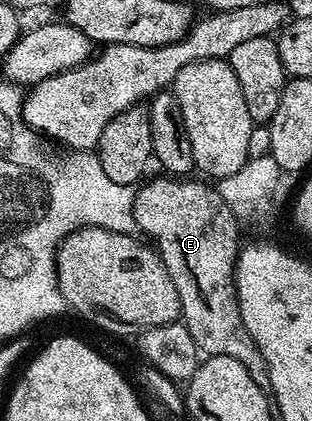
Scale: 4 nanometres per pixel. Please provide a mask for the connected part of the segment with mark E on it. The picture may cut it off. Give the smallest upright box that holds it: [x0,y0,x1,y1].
[133,177,271,392]

